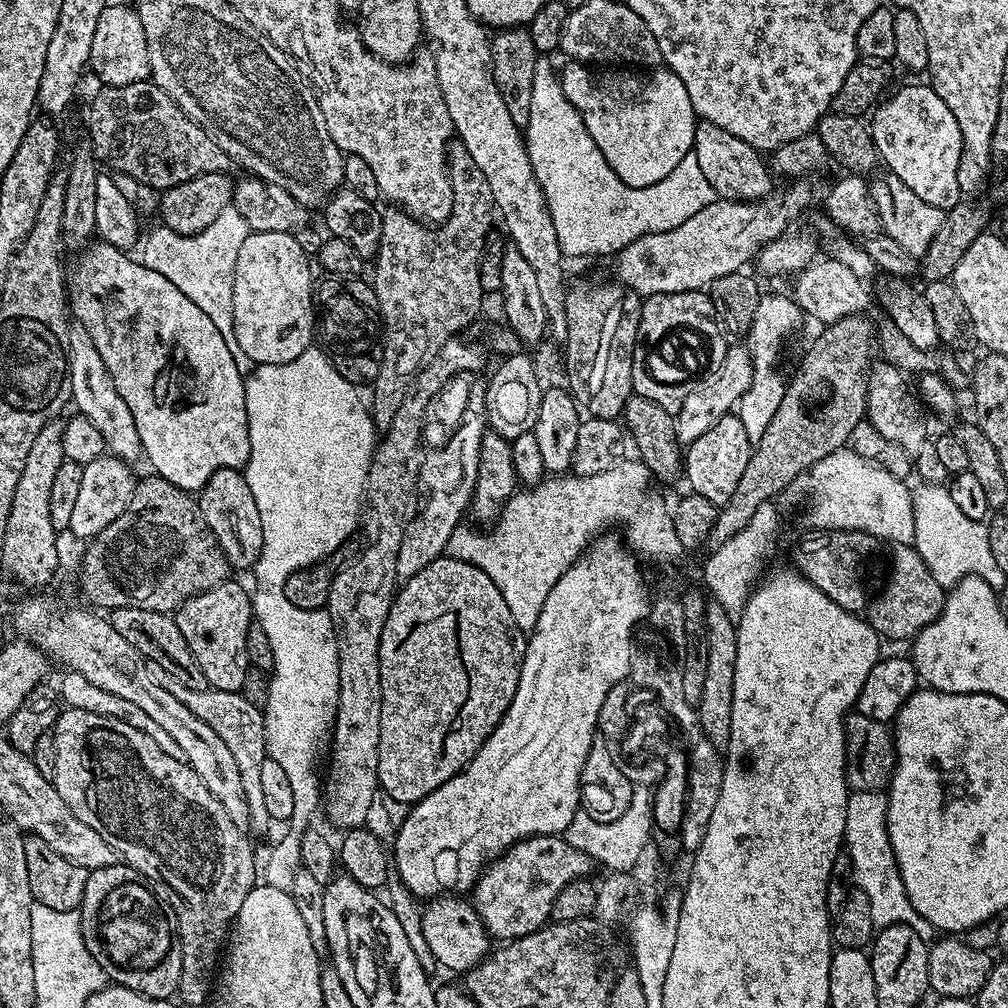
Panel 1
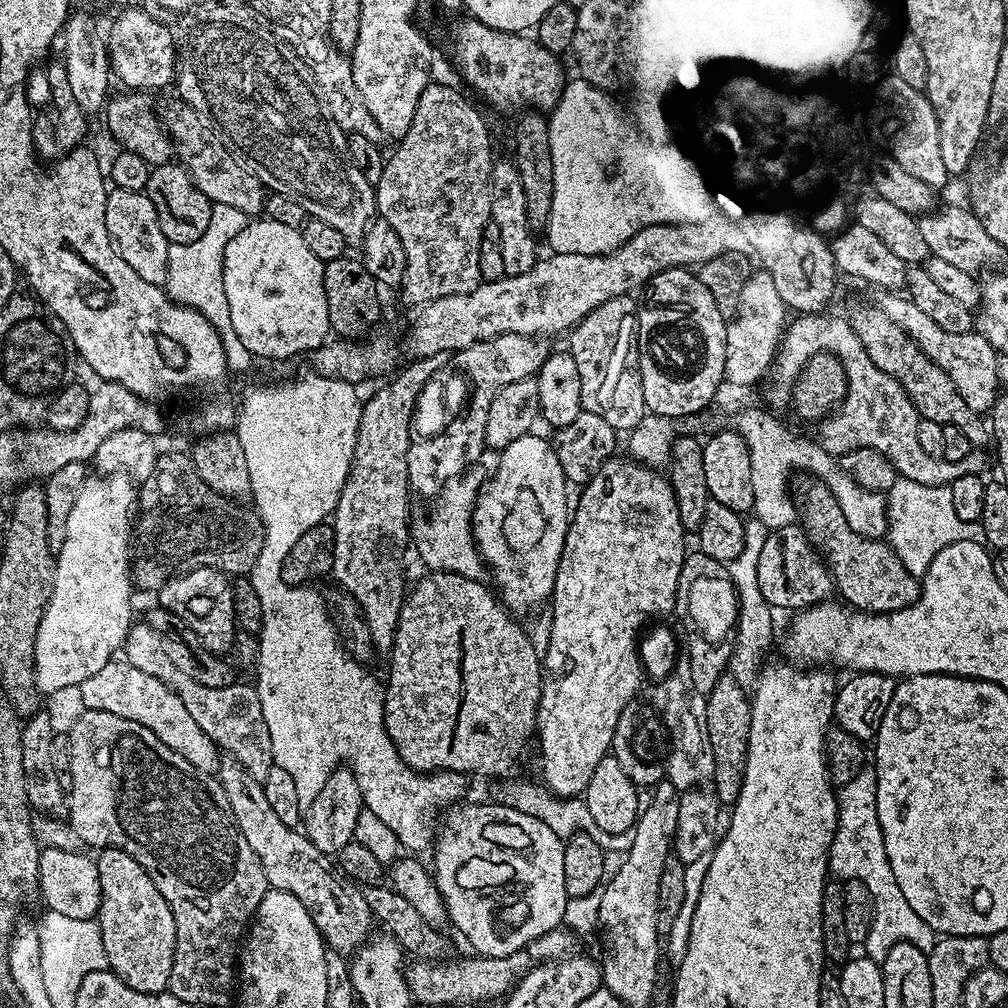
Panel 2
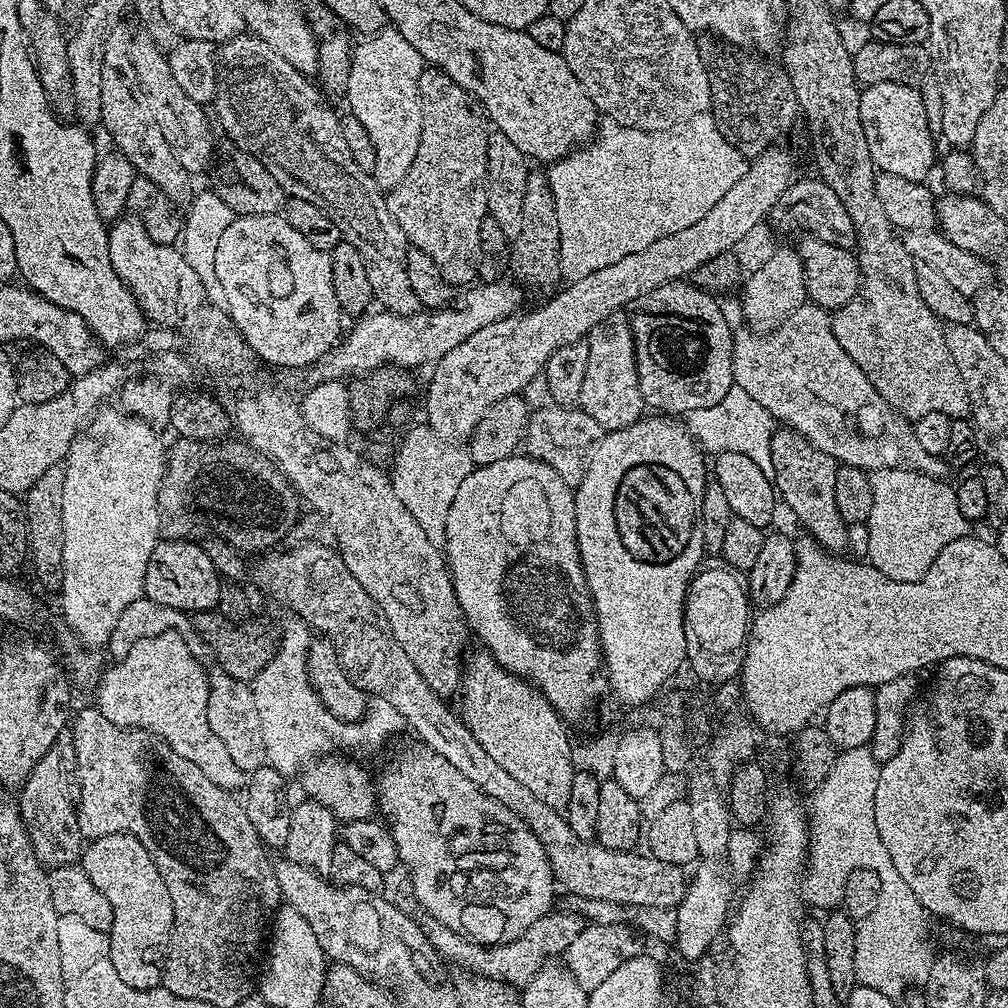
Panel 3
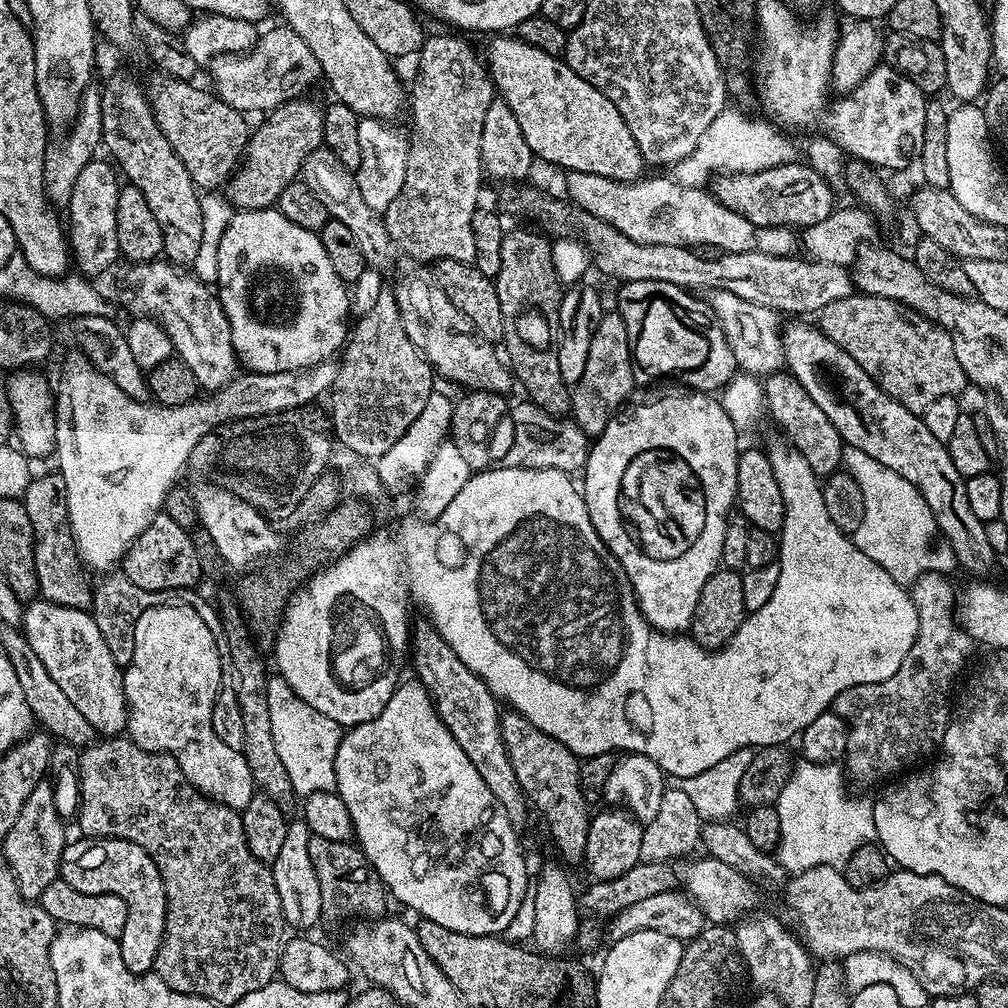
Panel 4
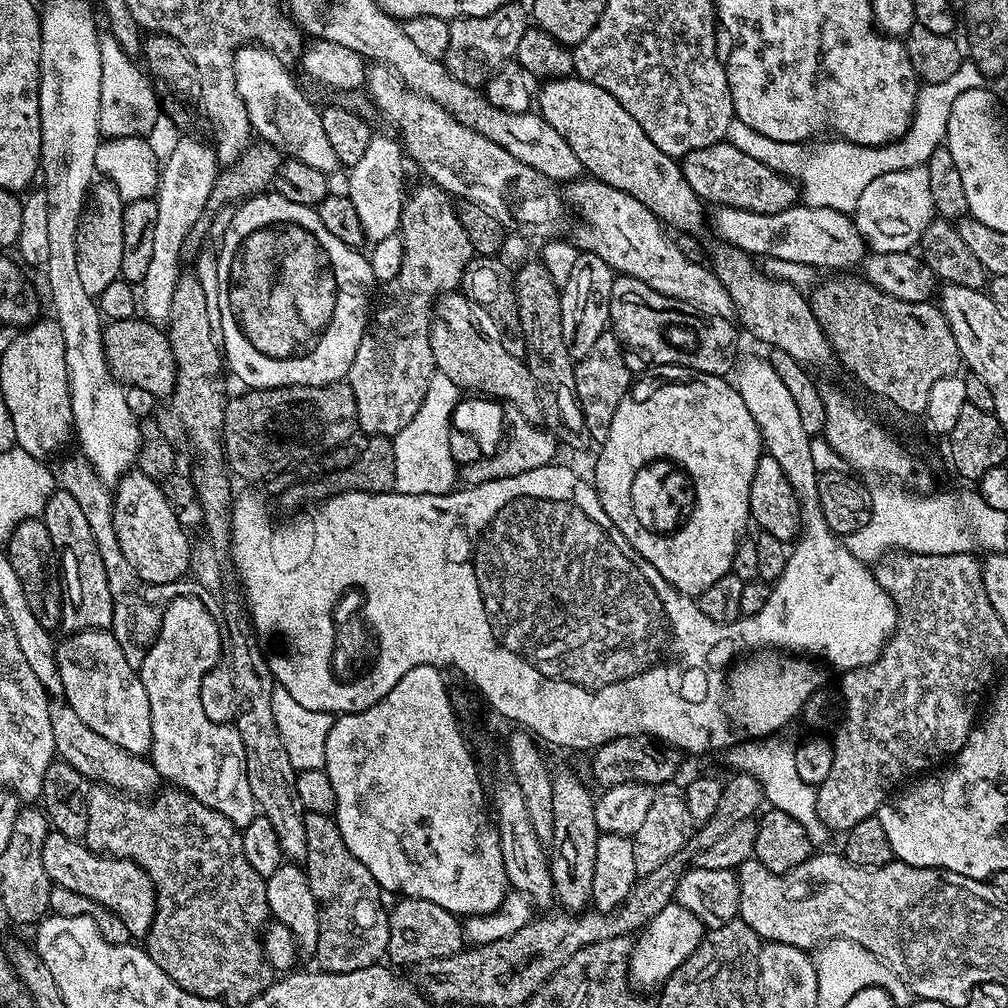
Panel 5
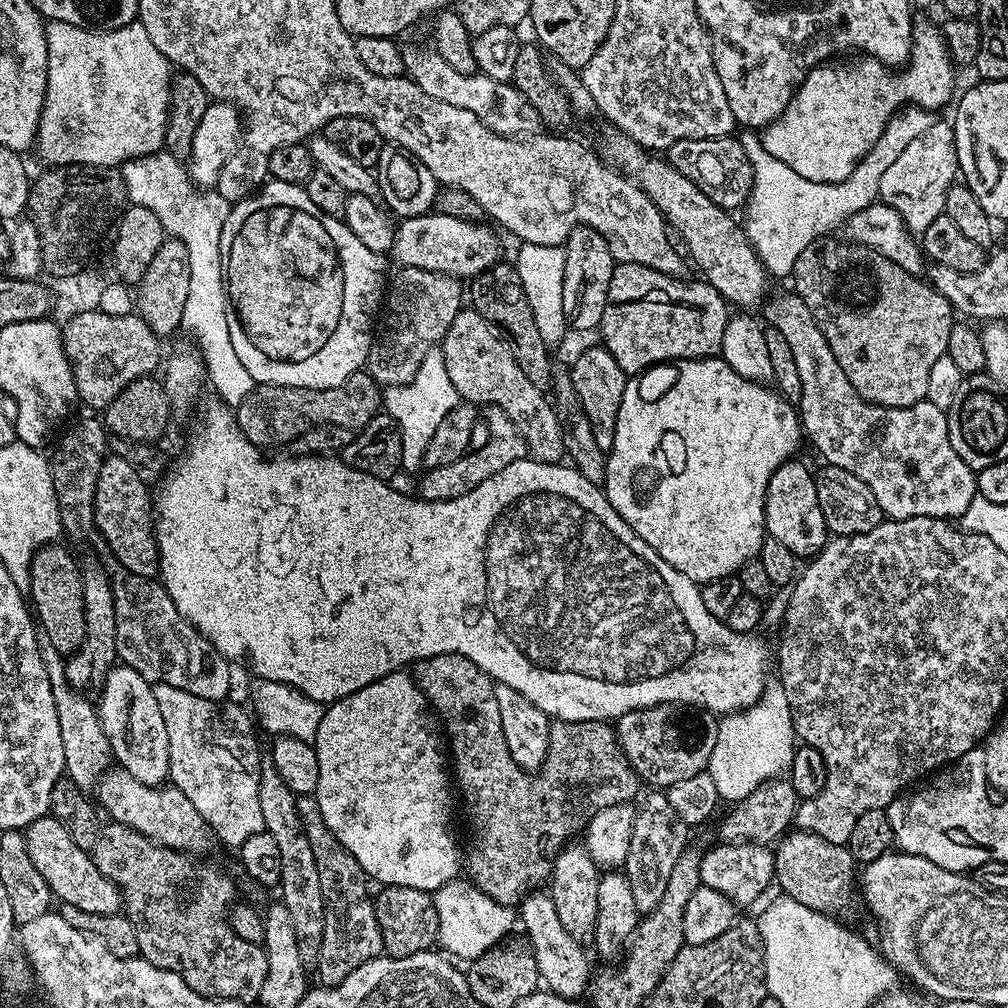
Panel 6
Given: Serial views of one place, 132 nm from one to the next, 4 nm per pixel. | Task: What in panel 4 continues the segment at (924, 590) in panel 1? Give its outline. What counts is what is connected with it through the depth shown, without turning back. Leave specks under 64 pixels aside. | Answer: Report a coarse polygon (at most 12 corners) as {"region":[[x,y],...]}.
{"region":[[791,372],[762,383],[767,415],[817,476],[845,442]]}

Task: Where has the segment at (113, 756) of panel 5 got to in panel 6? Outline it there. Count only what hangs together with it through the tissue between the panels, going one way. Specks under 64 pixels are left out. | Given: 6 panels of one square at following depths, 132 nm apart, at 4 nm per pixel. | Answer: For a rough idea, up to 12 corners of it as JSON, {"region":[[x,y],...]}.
{"region":[[123,768],[99,773],[109,821],[156,844],[204,854],[211,826],[175,786]]}

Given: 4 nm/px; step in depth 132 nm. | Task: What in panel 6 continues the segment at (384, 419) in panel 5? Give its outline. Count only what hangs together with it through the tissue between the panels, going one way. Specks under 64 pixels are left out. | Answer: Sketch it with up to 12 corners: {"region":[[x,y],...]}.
{"region":[[401,267],[368,351],[380,386],[410,383],[466,300],[457,277]]}

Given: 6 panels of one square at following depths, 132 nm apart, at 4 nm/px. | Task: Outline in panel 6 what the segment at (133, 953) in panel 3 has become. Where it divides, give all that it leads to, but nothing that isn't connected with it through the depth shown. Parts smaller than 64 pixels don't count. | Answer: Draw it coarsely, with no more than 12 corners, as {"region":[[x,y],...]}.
{"region":[[51,814],[23,829],[60,904],[117,915],[120,890]]}

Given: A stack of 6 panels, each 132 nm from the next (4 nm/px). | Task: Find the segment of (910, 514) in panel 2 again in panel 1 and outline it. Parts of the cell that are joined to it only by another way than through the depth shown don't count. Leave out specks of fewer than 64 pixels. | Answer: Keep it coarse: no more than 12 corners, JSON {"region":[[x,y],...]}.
{"region":[[947,487],[911,489],[912,544],[945,590],[1006,577]]}

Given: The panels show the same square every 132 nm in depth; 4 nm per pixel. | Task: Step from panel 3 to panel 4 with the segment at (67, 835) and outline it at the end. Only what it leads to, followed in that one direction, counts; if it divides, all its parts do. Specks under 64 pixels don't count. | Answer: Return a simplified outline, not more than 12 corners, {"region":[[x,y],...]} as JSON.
{"region":[[51,779],[30,790],[2,851],[30,901],[59,877],[65,821]]}

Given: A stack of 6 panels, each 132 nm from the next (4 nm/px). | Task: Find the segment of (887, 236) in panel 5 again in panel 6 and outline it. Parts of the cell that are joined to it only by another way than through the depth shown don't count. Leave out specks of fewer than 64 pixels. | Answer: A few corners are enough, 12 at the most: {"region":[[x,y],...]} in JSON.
{"region":[[937,119],[879,180],[879,199],[922,234],[959,175]]}

